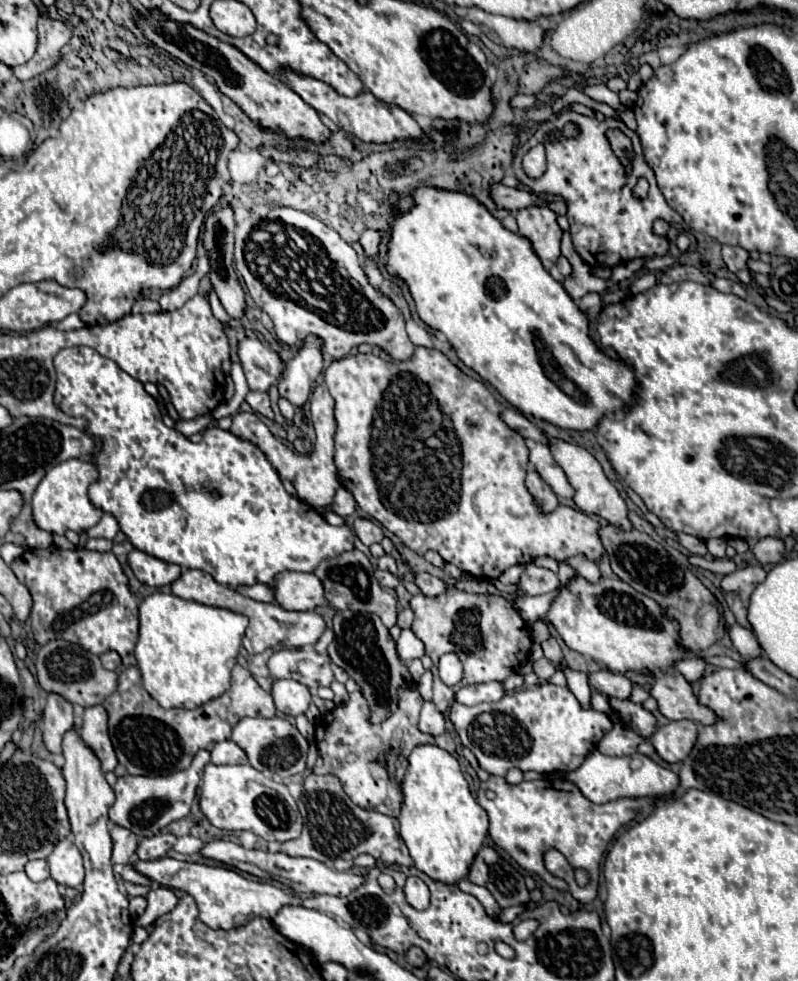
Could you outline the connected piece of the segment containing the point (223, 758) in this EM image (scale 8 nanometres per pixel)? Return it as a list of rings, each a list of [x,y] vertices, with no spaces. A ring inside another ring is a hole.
[[[221,741],[211,751],[211,761],[215,765],[239,765],[239,763],[247,763],[247,755],[233,741]]]

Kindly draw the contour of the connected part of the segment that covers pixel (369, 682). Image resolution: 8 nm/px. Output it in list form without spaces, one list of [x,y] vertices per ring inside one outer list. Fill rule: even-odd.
[[[337,611],[333,619],[333,629],[335,641],[327,647],[331,663],[341,667],[349,675],[349,679],[357,683],[357,689],[361,691],[361,695],[365,695],[369,703],[371,721],[383,723],[385,719],[389,719],[389,715],[393,715],[393,711],[397,711],[399,689],[413,685],[413,677],[407,669],[407,663],[399,657],[389,629],[381,623],[377,615],[353,611]]]

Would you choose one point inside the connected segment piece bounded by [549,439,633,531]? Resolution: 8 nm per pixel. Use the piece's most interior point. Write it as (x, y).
(594, 495)

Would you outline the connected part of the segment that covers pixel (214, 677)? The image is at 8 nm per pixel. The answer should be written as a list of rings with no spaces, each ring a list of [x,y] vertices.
[[[153,593],[139,605],[139,641],[135,647],[137,667],[145,691],[163,707],[195,709],[229,689],[231,669],[237,663],[247,617],[185,601],[173,593]]]

